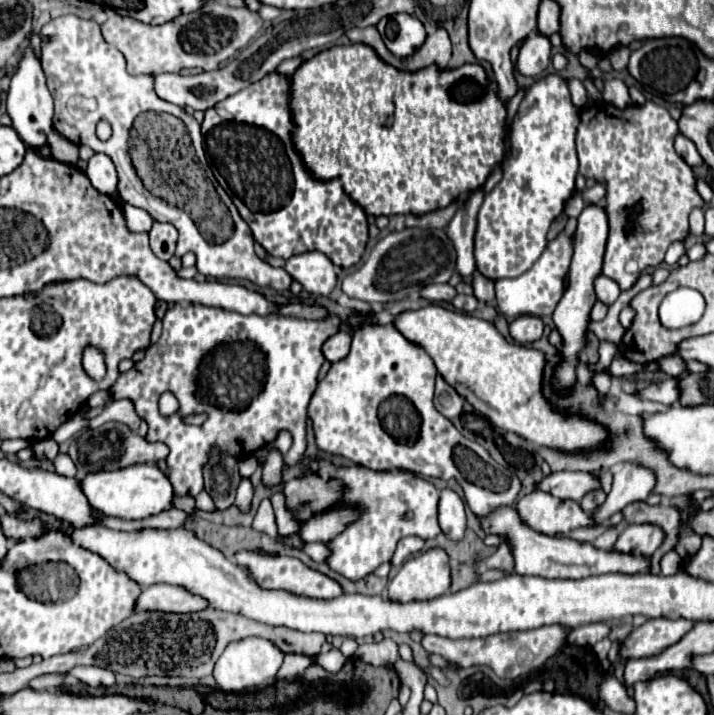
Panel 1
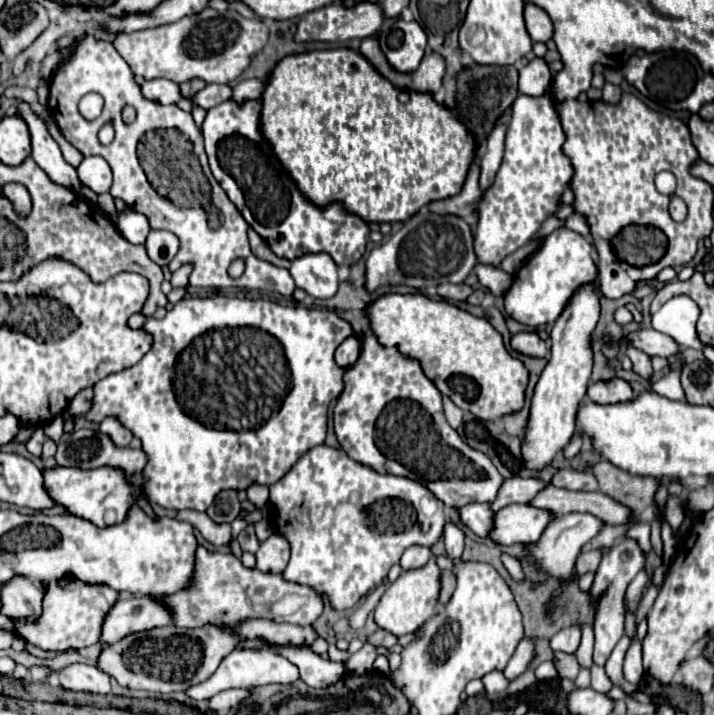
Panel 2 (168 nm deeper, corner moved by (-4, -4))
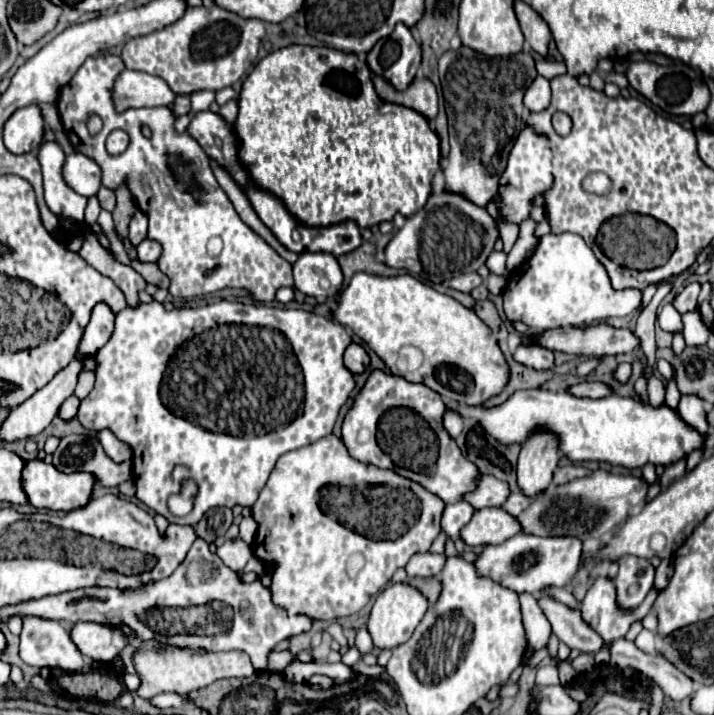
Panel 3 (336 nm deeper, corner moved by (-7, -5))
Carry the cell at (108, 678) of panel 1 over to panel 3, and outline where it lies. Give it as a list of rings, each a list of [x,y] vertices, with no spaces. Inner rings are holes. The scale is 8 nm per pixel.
[[[24,619],[20,635],[20,657],[34,667],[62,671],[84,671],[86,659],[76,651],[62,623],[46,619]]]

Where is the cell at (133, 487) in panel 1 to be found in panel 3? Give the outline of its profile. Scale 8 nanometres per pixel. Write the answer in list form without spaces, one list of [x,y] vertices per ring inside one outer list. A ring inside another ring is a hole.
[[[32,459],[26,461],[22,467],[22,489],[28,497],[28,503],[34,505],[36,509],[52,509],[52,511],[72,511],[76,507],[84,507],[84,503],[90,501],[90,491],[94,487],[94,479],[92,475],[84,475],[84,473],[72,473],[72,475],[64,475],[60,471],[56,471],[56,467],[40,461],[40,459]]]

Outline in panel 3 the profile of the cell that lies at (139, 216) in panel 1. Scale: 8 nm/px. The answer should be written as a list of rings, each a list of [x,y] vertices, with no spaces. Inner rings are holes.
[[[136,211],[128,227],[128,241],[136,247],[146,239],[146,233],[148,233],[148,217],[142,211]]]

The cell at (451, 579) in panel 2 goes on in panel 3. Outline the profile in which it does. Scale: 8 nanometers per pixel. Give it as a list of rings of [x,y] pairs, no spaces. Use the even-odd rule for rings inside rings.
[[[410,579],[408,581],[412,587],[416,587],[430,603],[436,603],[440,595],[440,581],[438,579]]]

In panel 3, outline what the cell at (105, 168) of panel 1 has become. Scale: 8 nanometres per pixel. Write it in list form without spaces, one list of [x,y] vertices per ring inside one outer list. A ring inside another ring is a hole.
[[[70,153],[66,157],[64,167],[62,167],[62,177],[72,191],[76,191],[84,197],[96,195],[102,185],[100,167],[96,167],[96,163],[82,153]]]

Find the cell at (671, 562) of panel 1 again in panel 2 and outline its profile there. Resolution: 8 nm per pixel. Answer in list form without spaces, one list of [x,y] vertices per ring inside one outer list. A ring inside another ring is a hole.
[[[663,522],[661,526],[661,536],[663,536],[663,564],[669,566],[671,560],[673,560],[673,554],[675,554],[675,538],[673,538],[673,530],[667,522]]]

